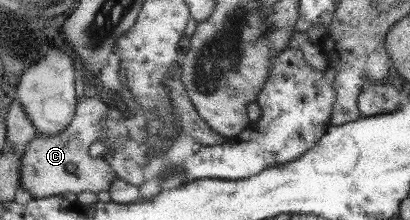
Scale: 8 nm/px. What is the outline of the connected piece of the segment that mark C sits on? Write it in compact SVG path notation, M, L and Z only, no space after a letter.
M100 94L93 97L82 97L75 106L75 115L69 127L55 135L33 137L19 152L22 170L19 171L18 184L33 199L48 196L59 196L65 192L105 192L116 174L105 163L101 155L91 157L87 152L89 146L98 140L101 134L100 120L107 114L109 105Z

